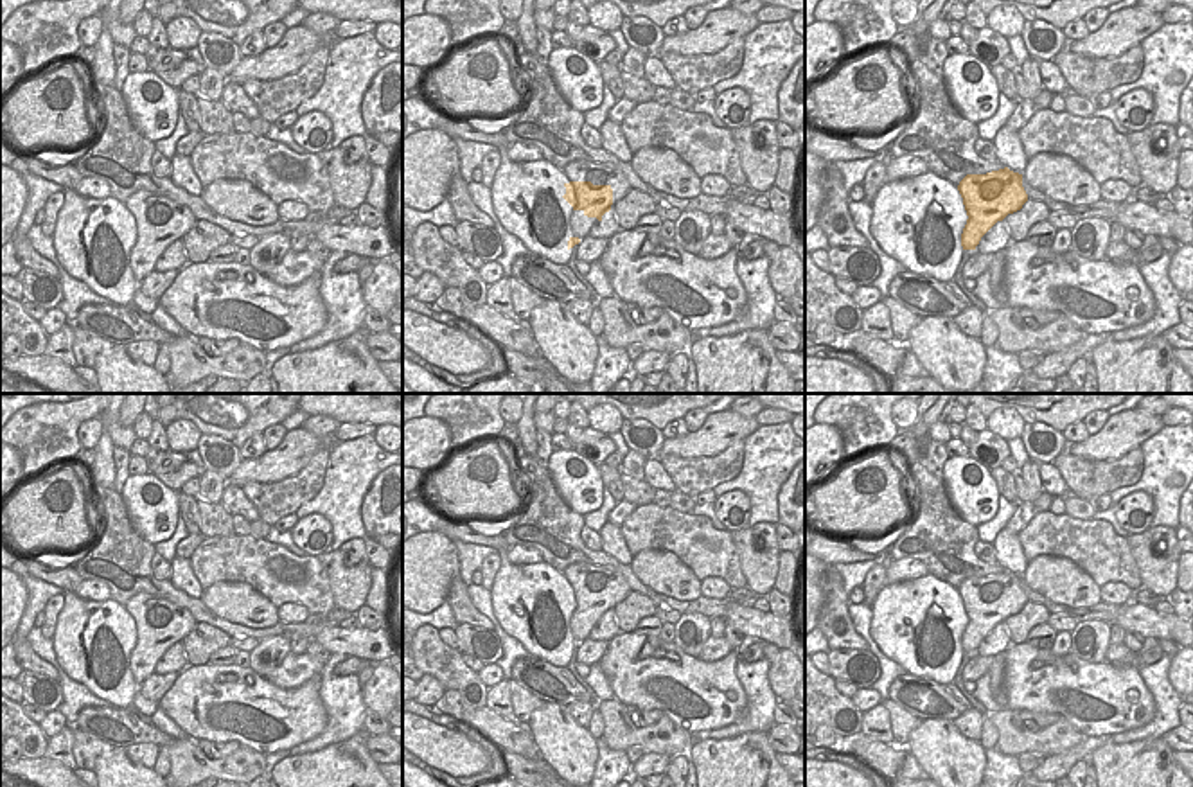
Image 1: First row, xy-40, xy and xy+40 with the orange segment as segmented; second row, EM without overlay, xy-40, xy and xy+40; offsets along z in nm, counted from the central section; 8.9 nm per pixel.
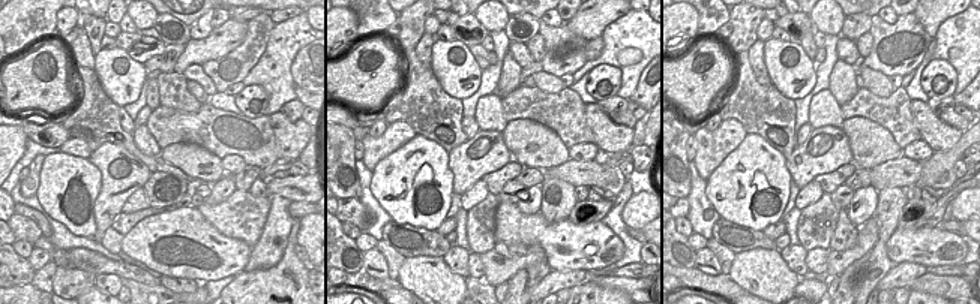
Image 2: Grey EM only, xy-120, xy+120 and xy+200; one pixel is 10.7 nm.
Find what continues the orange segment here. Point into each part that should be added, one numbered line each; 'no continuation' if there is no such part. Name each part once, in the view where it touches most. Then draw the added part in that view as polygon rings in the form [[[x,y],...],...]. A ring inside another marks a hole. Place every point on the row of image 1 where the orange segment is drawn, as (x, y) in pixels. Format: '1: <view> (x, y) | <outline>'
1: xy (561, 221) | [[[568,201],[561,205],[537,205],[537,212],[546,232],[541,262],[555,271],[562,255],[568,252],[568,241],[571,237],[582,241],[598,219],[588,217],[584,210],[575,210]]]

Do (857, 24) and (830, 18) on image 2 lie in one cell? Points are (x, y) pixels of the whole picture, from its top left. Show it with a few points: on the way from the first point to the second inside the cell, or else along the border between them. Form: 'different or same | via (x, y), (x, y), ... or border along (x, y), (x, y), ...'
different | border along (845, 17), (839, 35)

